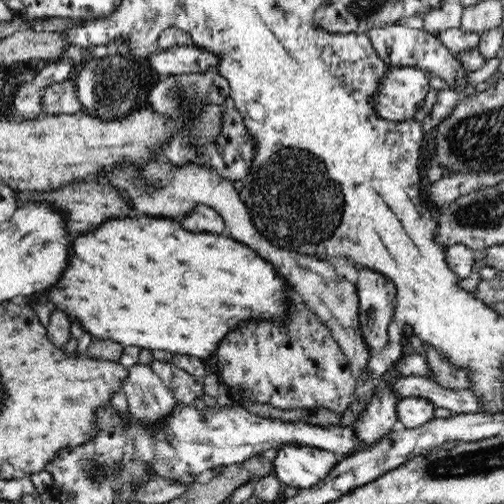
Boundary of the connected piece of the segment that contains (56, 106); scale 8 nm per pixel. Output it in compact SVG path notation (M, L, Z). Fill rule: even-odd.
M71 79L46 86L42 96L42 110L46 114L76 114L83 111L82 103L77 95L77 86Z

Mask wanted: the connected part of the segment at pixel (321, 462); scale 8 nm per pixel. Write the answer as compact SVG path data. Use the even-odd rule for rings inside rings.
M294 443L281 446L270 455L273 457L274 475L277 476L280 482L300 490L316 486L320 480L330 474L333 466L340 460L340 457L333 452L312 446L295 445Z

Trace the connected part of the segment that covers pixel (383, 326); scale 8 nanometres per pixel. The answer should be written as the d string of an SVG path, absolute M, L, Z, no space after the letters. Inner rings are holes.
M363 268L356 283L358 324L370 354L388 346L388 325L393 322L396 289L385 275Z

